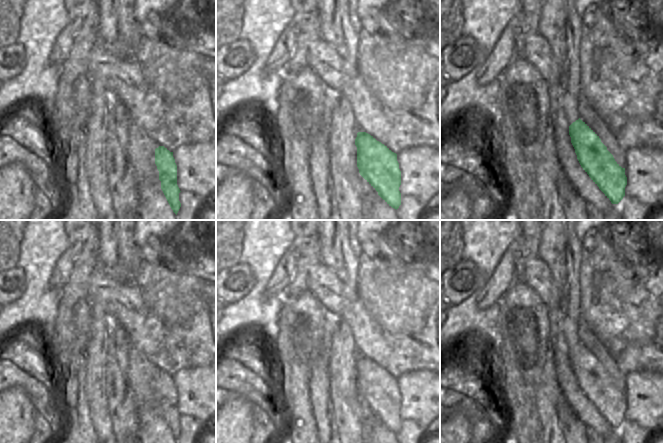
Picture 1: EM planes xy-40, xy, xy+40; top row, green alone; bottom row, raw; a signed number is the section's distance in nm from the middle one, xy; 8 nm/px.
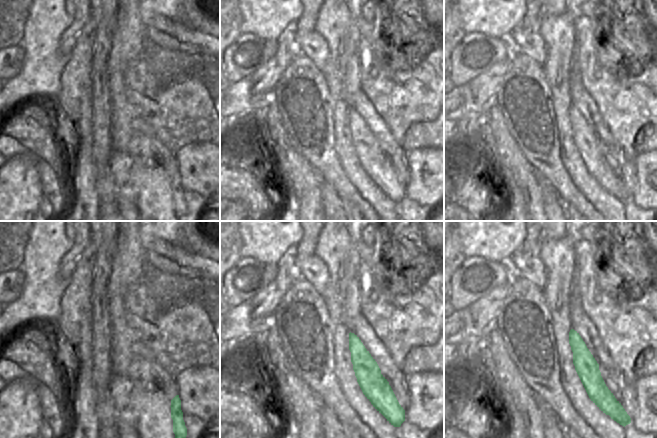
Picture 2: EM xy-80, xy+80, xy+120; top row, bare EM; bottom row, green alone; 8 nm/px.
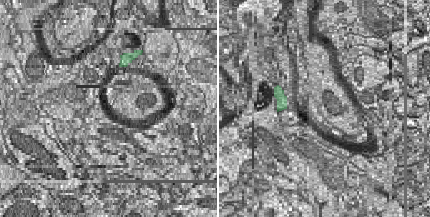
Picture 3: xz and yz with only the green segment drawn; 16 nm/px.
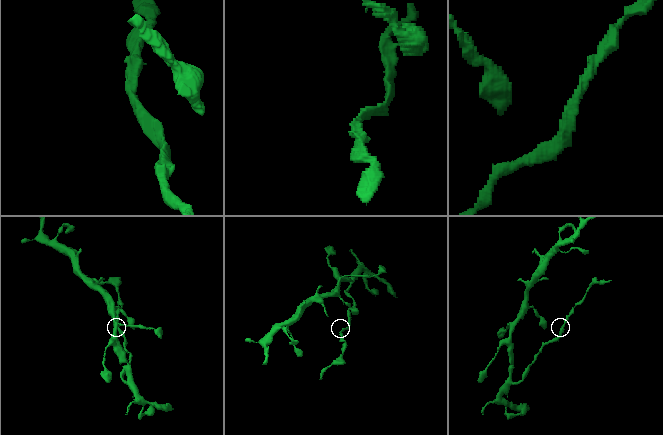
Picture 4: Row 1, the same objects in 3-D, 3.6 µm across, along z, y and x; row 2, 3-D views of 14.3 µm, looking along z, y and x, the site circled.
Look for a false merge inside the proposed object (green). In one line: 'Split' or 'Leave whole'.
Split.

